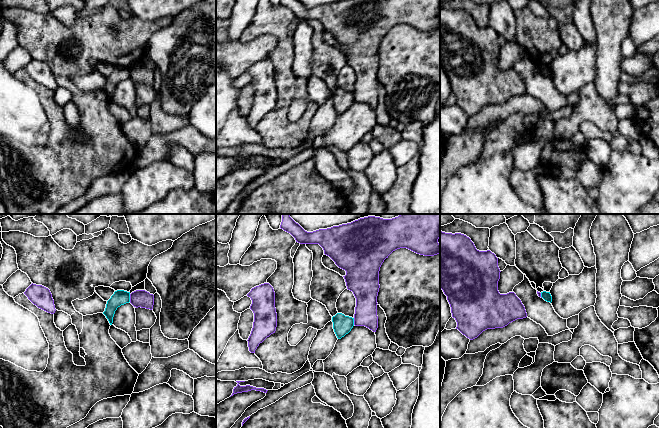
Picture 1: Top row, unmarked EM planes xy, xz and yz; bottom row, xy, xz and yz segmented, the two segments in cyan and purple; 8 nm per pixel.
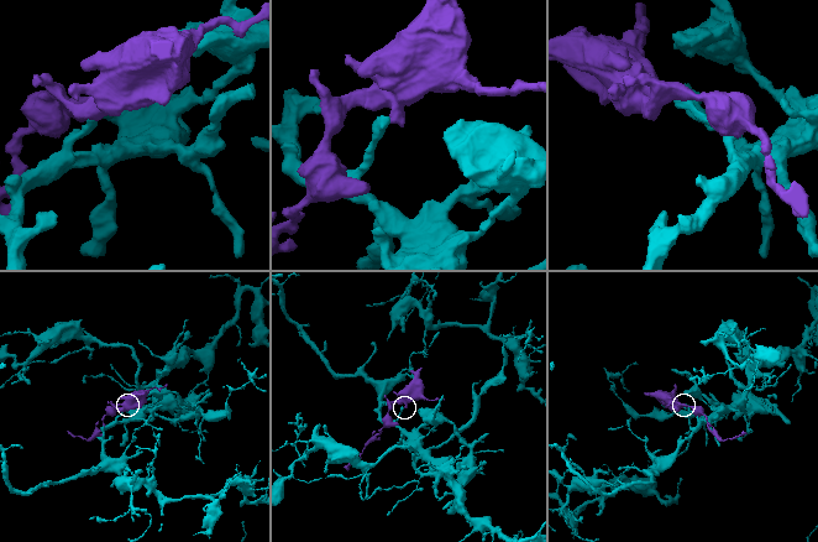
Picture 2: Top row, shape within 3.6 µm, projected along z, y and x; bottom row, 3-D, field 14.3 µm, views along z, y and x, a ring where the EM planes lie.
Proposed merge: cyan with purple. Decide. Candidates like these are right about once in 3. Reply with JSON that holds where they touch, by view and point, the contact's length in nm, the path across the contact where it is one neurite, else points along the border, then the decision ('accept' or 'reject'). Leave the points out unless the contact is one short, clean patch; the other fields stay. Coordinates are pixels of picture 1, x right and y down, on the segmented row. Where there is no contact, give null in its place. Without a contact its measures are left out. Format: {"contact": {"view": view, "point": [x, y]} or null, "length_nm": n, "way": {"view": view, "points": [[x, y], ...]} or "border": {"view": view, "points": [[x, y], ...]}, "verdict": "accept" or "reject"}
{"contact": {"view": "xy", "point": [129, 298]}, "length_nm": 60, "border": {"view": "xy", "points": [[129, 294], [130, 301]]}, "verdict": "reject"}

